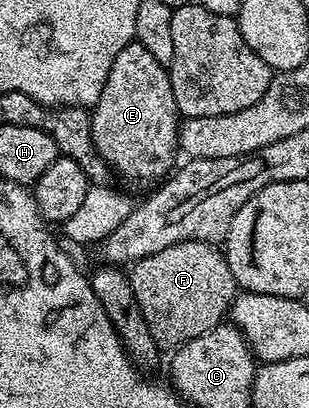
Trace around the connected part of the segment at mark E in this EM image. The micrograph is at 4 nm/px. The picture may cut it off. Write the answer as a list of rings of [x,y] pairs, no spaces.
[[[137,41],[124,45],[124,49],[120,49],[120,54],[116,56],[116,61],[112,61],[112,69],[108,73],[108,81],[104,85],[104,89],[100,93],[98,102],[94,104],[90,111],[90,128],[92,129],[92,141],[96,145],[96,149],[100,153],[100,157],[109,165],[115,172],[118,178],[123,179],[128,186],[134,191],[142,191],[141,193],[149,192],[151,189],[157,188],[175,170],[176,162],[174,163],[174,151],[179,150],[178,146],[178,128],[180,126],[180,116],[178,106],[176,105],[176,97],[172,93],[172,81],[167,68],[160,65],[160,61],[156,61],[156,57],[152,57],[152,53],[148,53],[148,49],[144,49],[144,45],[140,45]]]

